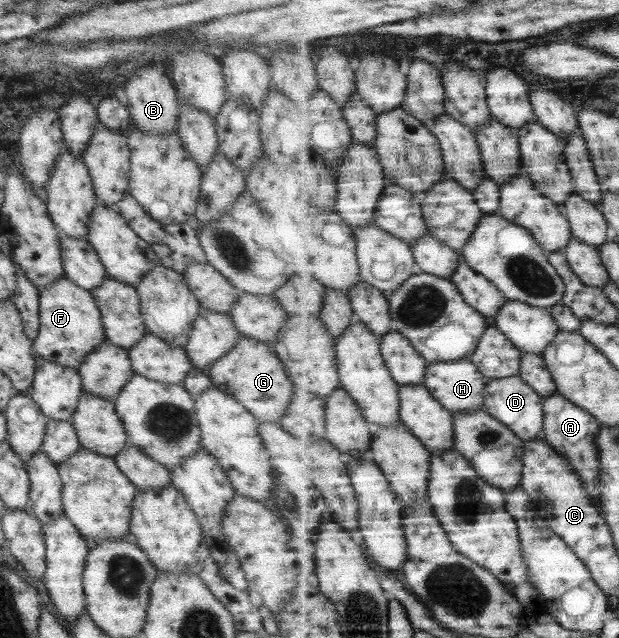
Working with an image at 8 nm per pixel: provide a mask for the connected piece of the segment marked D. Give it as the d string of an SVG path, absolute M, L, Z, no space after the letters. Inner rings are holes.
M513 376L509 379L490 379L488 388L486 388L486 398L486 410L512 428L517 436L523 438L524 442L544 436L546 398L525 382L521 376Z

